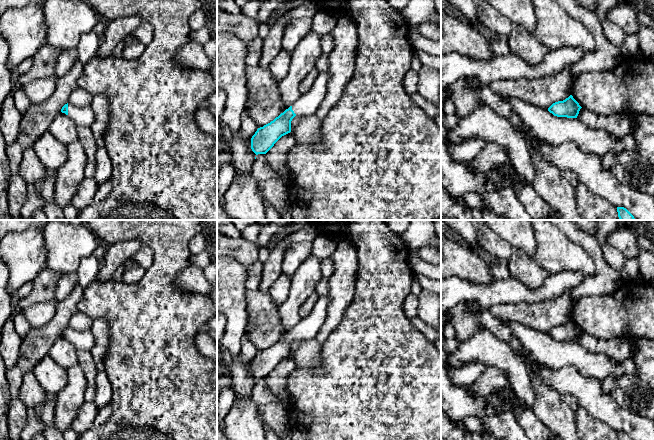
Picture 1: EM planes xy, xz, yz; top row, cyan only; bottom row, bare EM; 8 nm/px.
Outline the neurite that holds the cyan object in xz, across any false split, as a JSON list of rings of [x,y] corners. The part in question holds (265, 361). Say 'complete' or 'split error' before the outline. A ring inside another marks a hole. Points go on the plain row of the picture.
split error; [[[328,295],[319,296],[311,313],[301,318],[288,333],[270,347],[257,353],[251,362],[251,373],[258,378],[266,378],[284,359],[291,356],[291,345],[295,340],[314,339],[327,317],[330,302]]]

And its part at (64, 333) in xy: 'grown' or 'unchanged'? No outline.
grown

